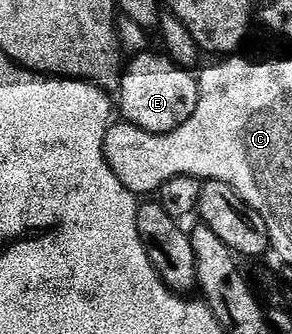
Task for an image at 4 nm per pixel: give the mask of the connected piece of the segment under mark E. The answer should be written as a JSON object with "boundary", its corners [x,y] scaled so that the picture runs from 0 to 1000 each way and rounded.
{"boundary":[[[493,153],[459,174],[462,183],[432,198],[428,216],[408,246],[401,269],[401,326],[421,335],[418,359],[438,374],[466,374],[514,398],[575,398],[620,368],[634,368],[675,332],[675,296],[682,293],[682,246],[671,222],[651,204],[603,195],[582,171]]]}

